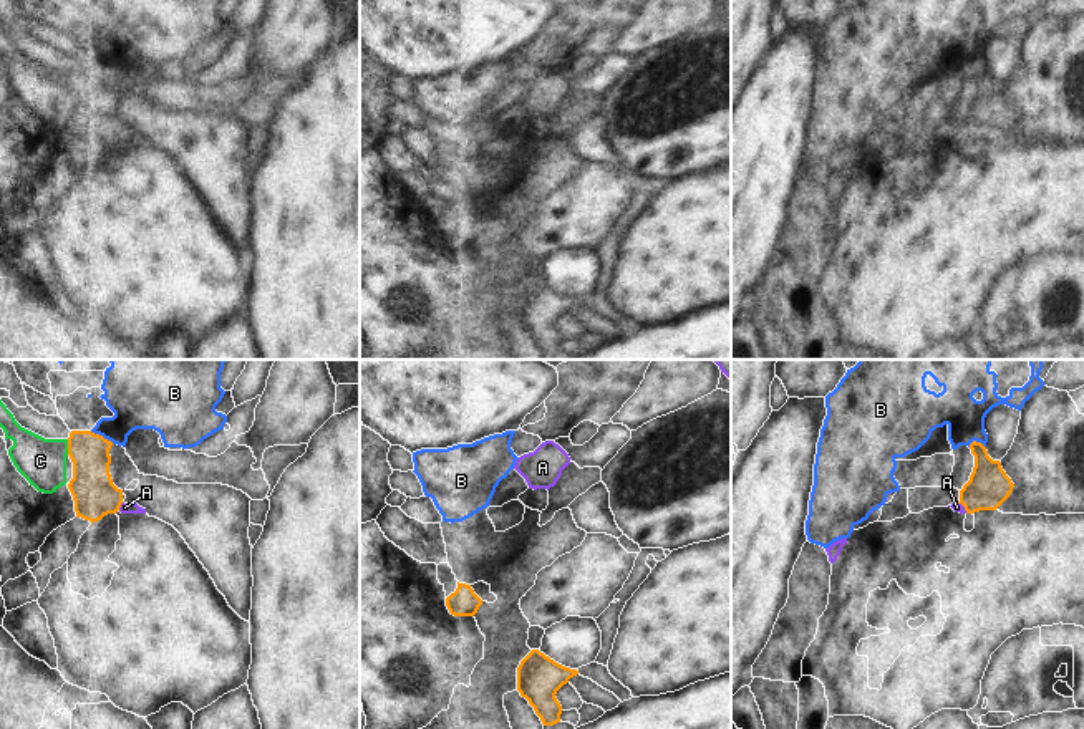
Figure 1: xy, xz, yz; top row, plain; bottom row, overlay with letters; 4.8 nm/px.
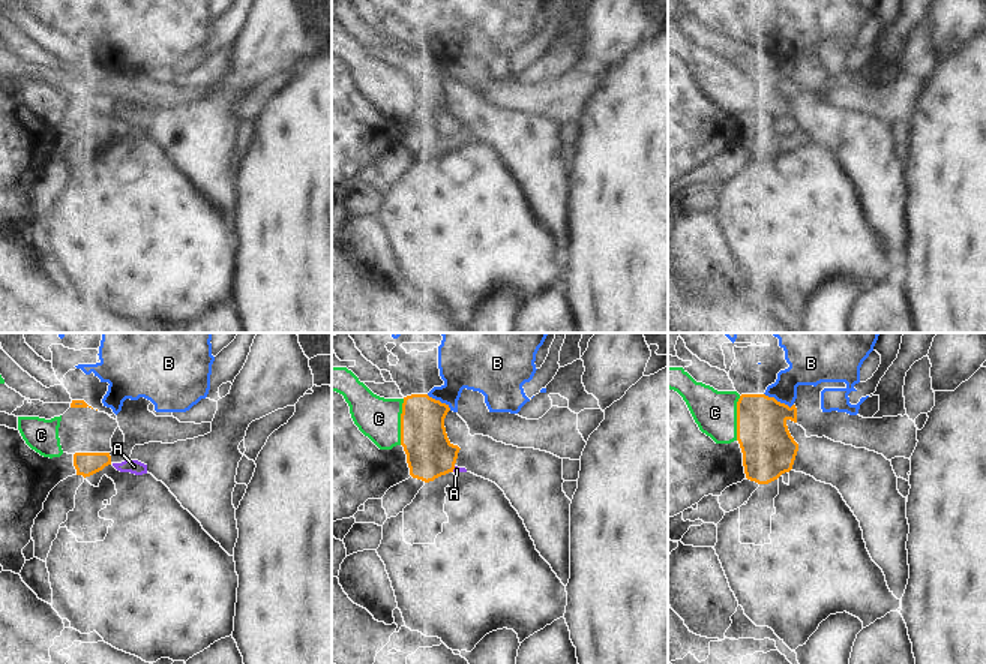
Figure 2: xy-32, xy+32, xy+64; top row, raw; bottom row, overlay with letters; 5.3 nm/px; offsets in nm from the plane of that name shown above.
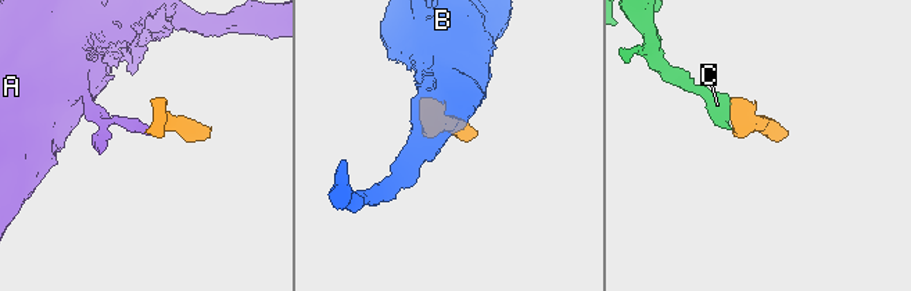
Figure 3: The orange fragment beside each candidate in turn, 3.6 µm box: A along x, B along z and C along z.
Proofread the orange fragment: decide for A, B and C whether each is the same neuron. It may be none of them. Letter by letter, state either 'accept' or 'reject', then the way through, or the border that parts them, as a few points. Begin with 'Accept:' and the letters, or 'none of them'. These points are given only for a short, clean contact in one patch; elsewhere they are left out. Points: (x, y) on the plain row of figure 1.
Accept: C
A: reject; border along xy (123, 131), (118, 138)
B: reject; border along xy (90, 60), (113, 72)
C: accept; runs through xy (91, 115), (91, 100), (68, 77), (60, 77), (40, 90)

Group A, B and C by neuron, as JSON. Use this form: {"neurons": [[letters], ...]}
{"neurons": [["A"], ["B"], ["C"]]}

